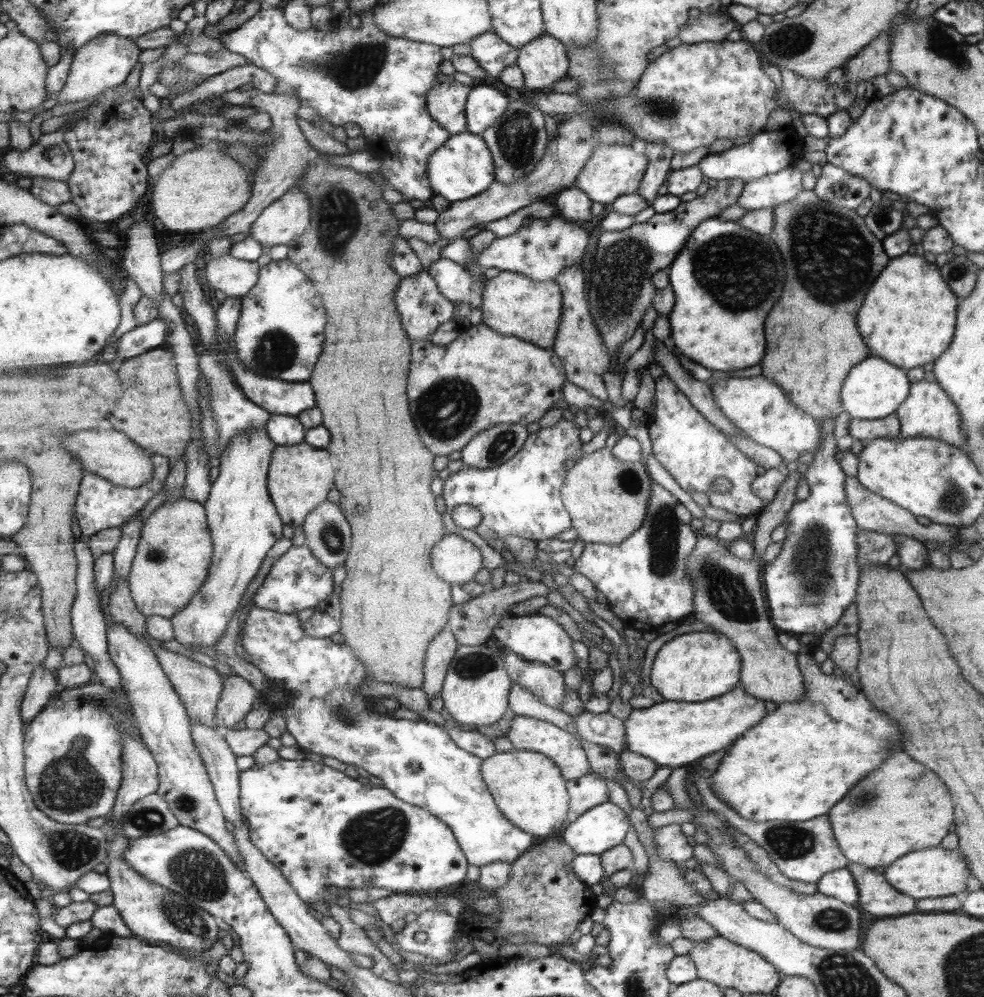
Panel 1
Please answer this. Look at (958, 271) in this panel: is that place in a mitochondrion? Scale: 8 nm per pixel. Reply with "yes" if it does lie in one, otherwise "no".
yes

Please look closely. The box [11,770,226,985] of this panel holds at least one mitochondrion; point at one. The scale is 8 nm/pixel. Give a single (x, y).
(71, 850)

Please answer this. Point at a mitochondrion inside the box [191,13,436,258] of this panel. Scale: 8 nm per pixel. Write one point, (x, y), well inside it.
(354, 69)

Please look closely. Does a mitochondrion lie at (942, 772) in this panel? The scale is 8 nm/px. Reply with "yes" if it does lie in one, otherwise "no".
no

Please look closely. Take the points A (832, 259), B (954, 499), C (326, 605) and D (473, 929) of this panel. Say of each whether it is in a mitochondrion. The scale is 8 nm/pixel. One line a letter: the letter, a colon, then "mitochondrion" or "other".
A: mitochondrion
B: mitochondrion
C: other
D: other

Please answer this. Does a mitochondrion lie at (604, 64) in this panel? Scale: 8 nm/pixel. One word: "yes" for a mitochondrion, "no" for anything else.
yes

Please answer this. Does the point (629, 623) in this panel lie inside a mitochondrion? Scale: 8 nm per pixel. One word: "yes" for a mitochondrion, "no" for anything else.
no

